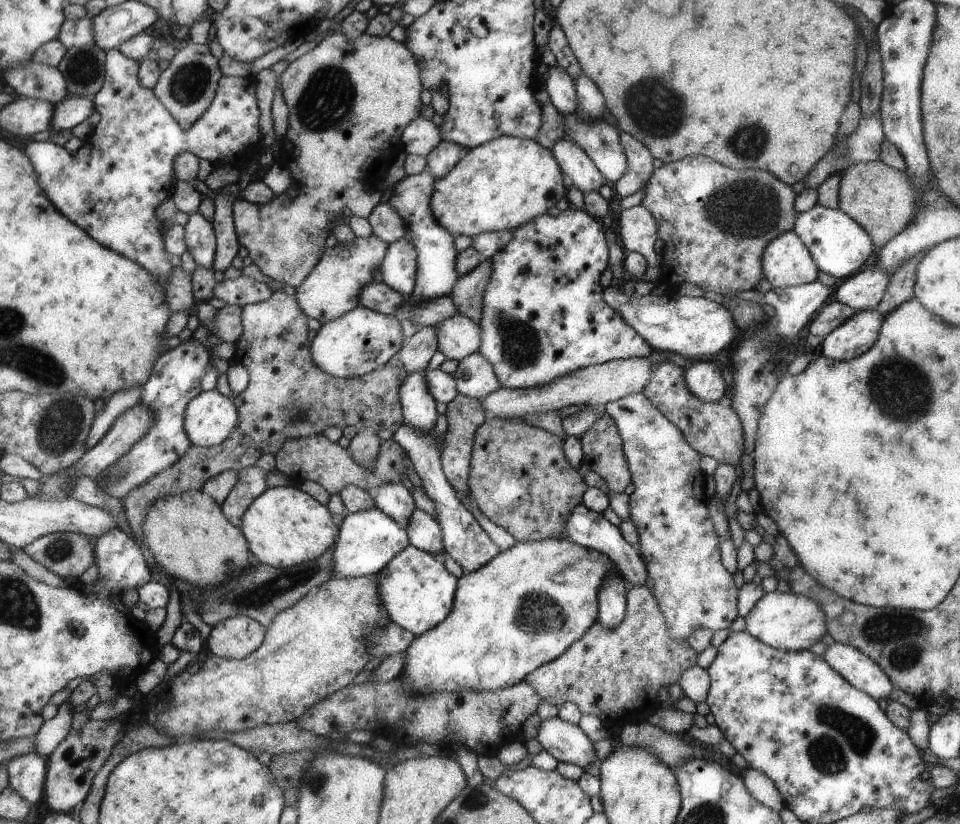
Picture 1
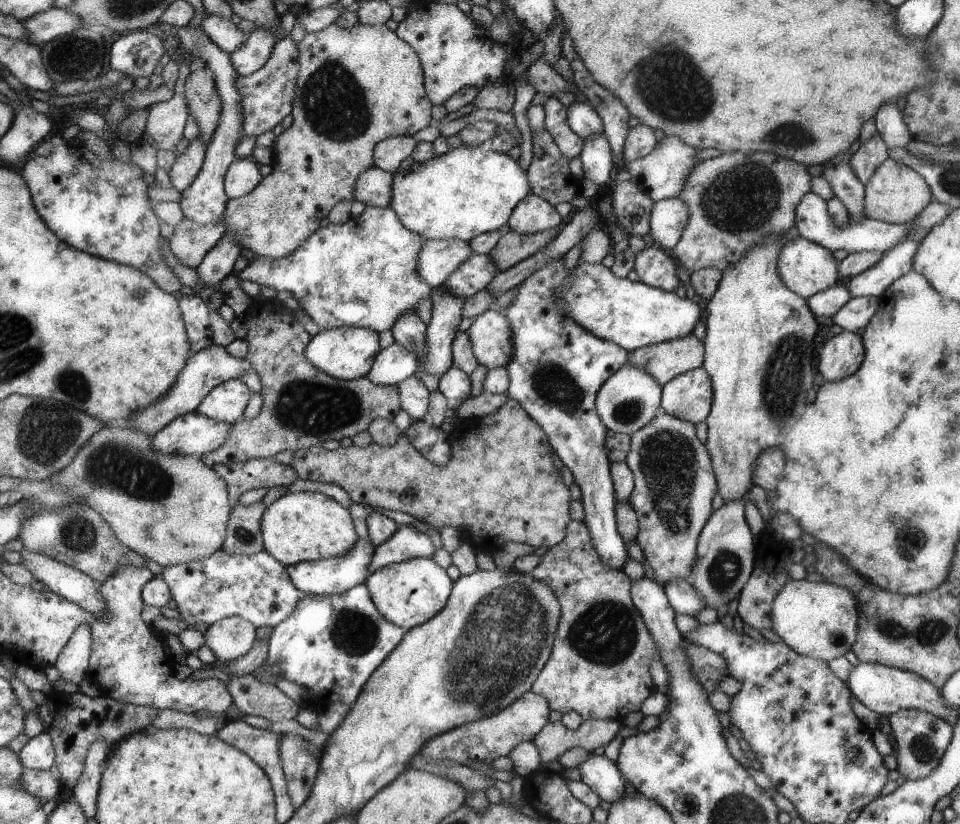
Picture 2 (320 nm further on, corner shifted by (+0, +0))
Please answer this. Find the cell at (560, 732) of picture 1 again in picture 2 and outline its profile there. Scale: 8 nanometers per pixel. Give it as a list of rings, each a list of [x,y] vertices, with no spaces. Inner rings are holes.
[[[588,754],[578,768],[583,784],[586,784],[600,798],[610,803],[625,796],[623,784],[625,778],[618,771],[617,765],[605,756]]]

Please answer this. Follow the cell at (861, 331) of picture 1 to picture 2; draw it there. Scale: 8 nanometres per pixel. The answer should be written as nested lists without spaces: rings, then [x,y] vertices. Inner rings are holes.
[[[839,332],[825,341],[818,353],[819,372],[823,380],[846,379],[858,370],[864,356],[860,333]]]

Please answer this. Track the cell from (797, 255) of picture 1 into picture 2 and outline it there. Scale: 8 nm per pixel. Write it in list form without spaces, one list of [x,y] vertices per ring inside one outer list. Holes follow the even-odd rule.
[[[793,233],[780,249],[776,269],[783,284],[794,293],[808,299],[816,292],[833,287],[840,282],[838,262],[833,259],[831,251],[823,245],[815,244]]]

